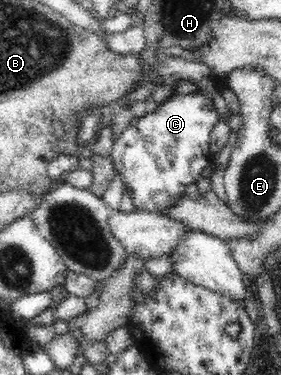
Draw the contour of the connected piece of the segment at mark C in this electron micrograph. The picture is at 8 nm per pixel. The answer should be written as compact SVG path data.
M206 91L173 92L165 102L150 108L144 117L122 130L112 147L111 158L136 210L162 213L170 202L185 195L190 182L198 181L213 168L210 133L220 119Z

